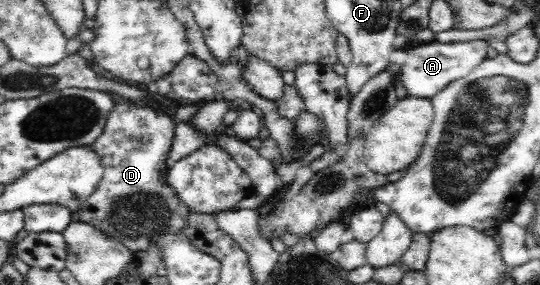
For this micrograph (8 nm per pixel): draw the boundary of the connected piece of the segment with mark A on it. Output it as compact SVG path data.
M486 39L442 43L420 43L407 51L407 59L400 68L400 84L406 87L406 96L428 98L436 95L445 85L467 76L486 58L489 43Z

